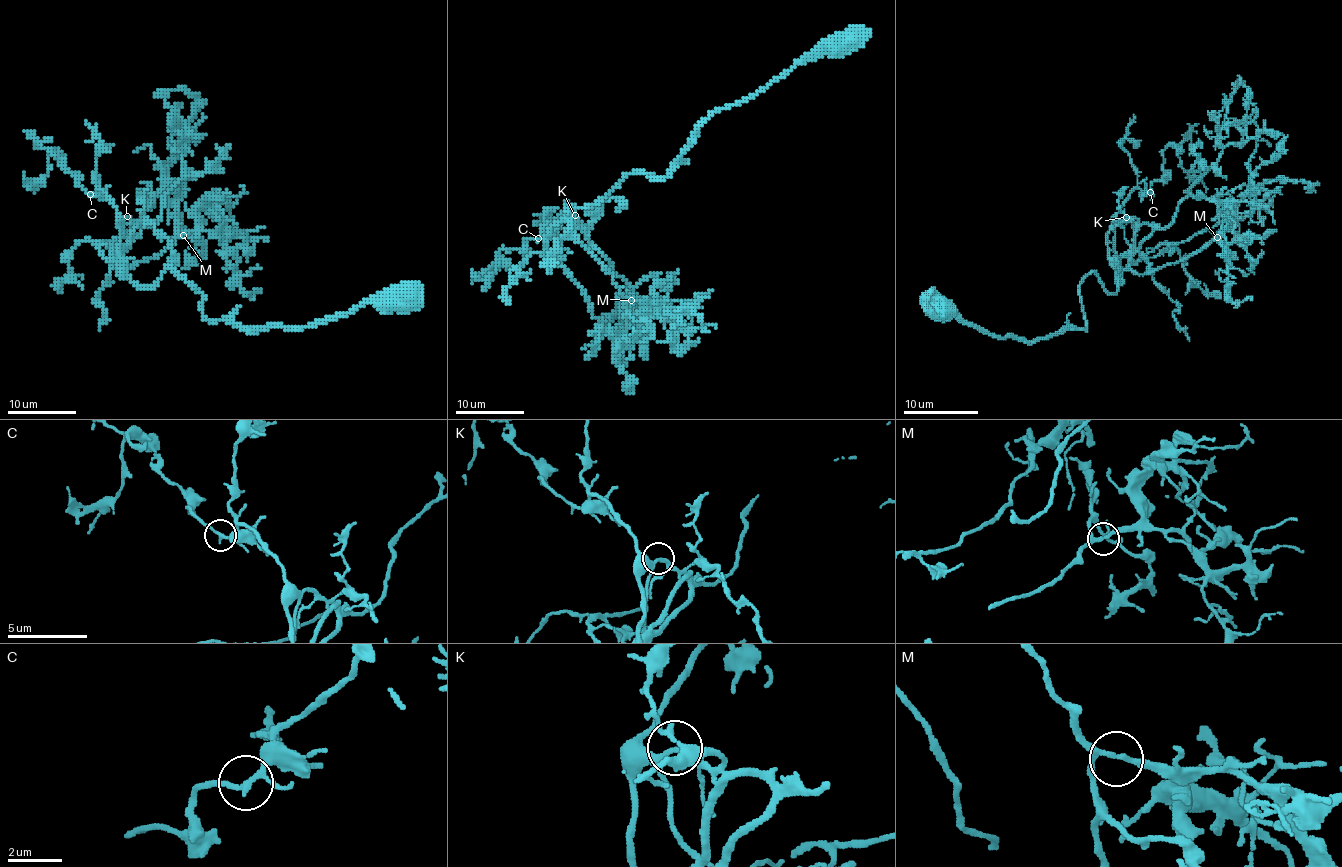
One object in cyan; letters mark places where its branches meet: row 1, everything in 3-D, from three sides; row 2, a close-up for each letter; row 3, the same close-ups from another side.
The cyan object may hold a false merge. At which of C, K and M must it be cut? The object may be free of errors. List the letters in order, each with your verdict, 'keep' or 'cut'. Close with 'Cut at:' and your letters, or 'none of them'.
C: keep
K: keep
M: keep
Cut at: none of them

